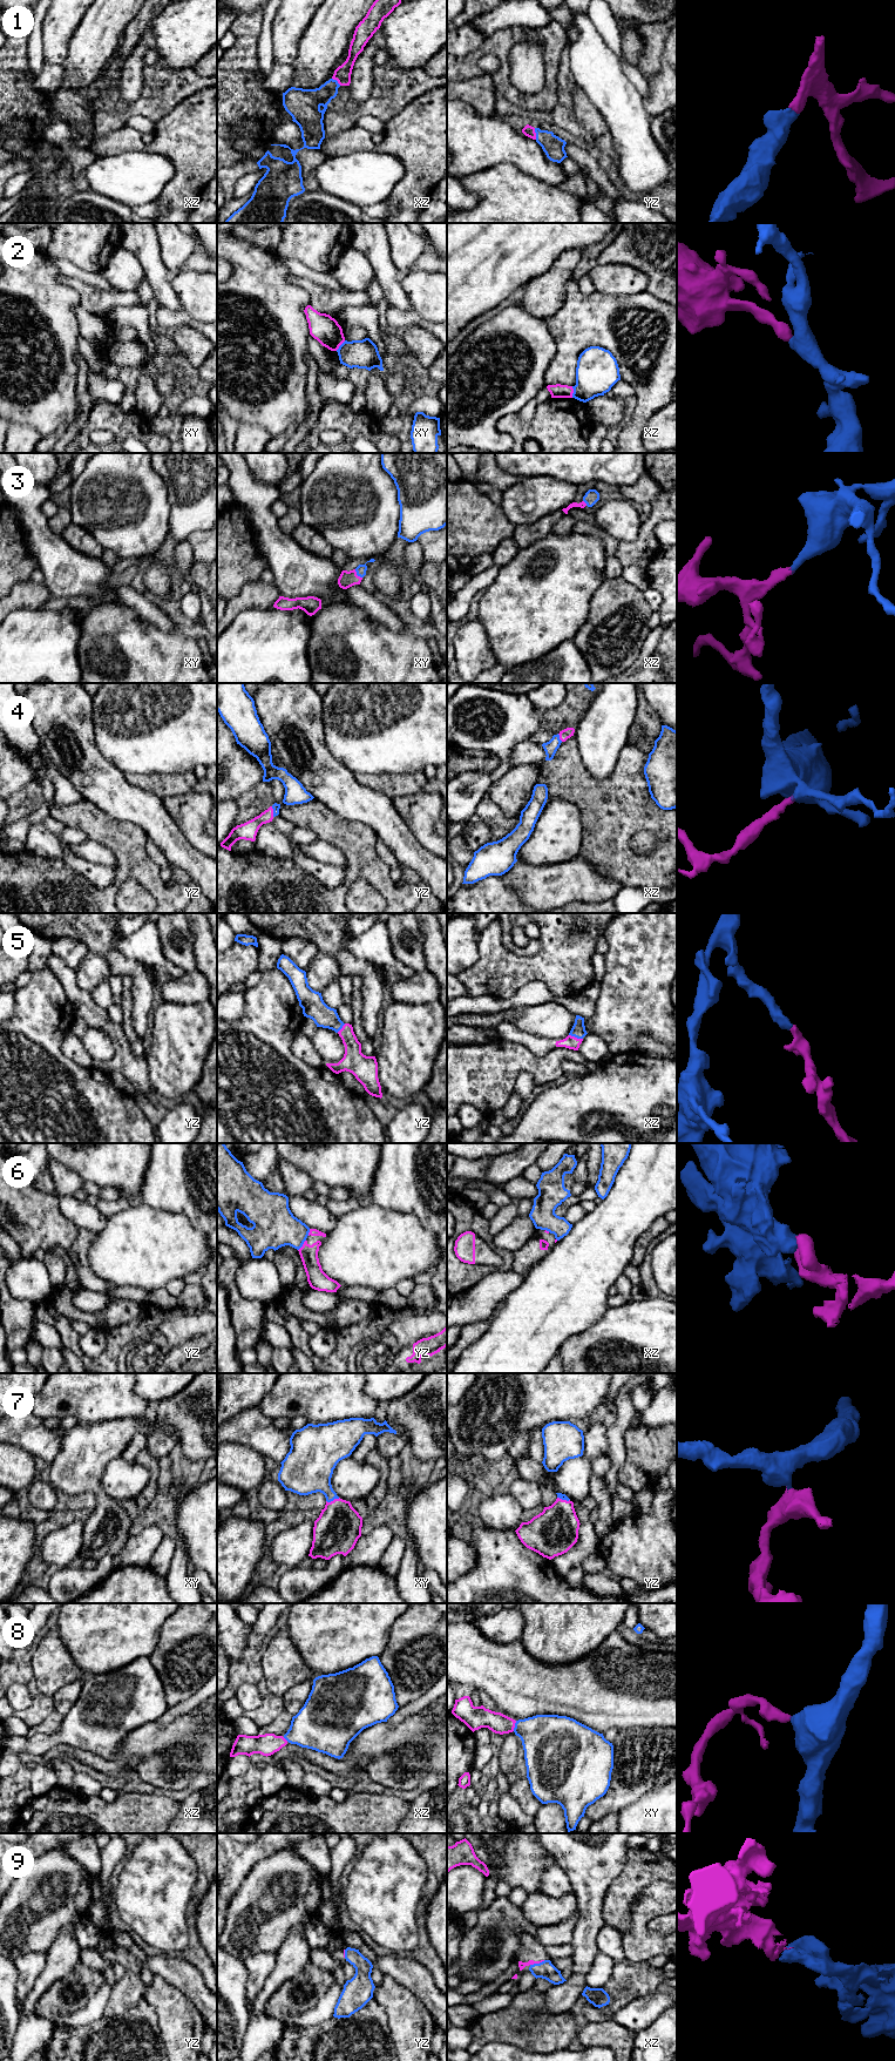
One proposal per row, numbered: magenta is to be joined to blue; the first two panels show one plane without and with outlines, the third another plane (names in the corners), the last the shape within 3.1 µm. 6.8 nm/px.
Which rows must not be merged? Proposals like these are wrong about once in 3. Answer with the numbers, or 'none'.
2, 6

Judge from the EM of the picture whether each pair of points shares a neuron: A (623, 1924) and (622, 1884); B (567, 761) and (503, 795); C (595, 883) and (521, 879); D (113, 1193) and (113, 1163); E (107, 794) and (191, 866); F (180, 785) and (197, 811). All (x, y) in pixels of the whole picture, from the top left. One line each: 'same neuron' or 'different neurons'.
A: same neuron
B: different neurons
C: same neuron
D: different neurons
E: same neuron
F: different neurons

